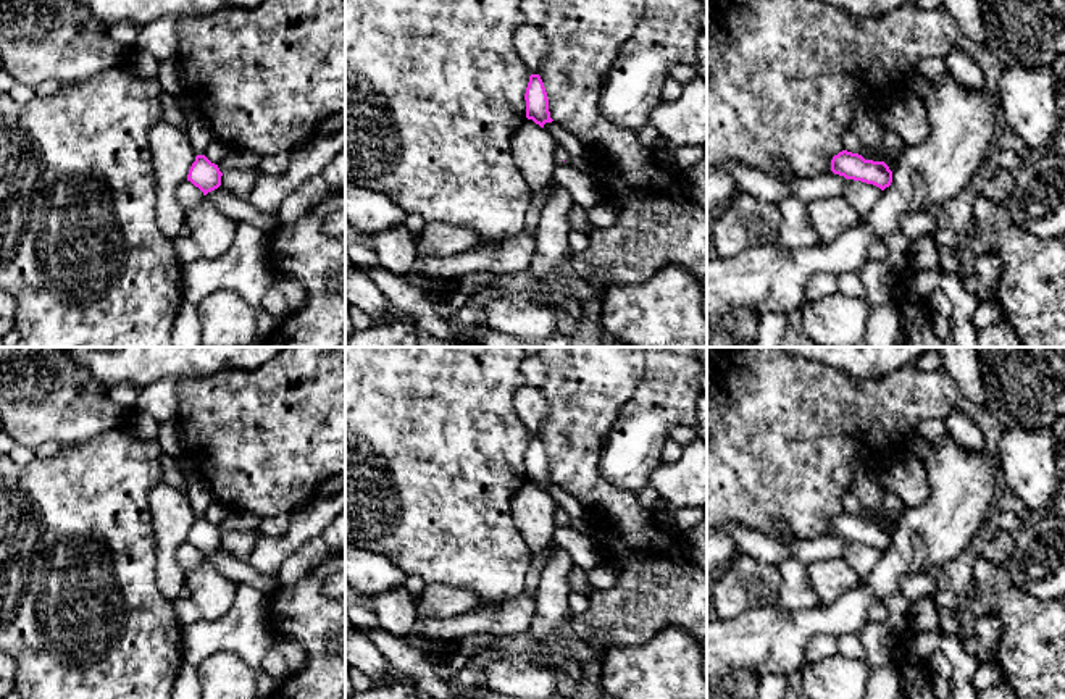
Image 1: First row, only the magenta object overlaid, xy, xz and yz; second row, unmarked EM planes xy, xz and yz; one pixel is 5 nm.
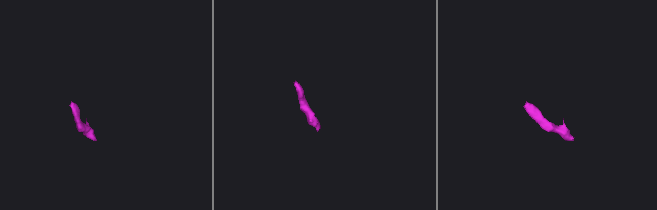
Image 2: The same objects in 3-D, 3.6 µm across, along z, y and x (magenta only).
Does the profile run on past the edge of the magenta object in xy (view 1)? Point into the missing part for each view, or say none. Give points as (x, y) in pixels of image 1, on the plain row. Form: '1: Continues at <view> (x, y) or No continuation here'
1: Continues at xy (199, 496)

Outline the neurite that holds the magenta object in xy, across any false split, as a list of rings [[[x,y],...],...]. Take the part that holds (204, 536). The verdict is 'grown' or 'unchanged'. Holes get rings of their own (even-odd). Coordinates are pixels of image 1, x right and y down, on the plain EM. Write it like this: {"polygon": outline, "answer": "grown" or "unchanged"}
{"polygon": [[[197,473],[186,475],[186,496],[190,507],[195,512],[195,523],[192,525],[187,542],[198,549],[203,557],[221,547],[221,538],[218,526],[211,525],[203,515],[210,504],[215,500],[208,486],[200,479]]], "answer": "grown"}

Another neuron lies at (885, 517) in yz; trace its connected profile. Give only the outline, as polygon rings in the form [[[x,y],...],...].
[[[865,509],[860,517],[865,521],[873,521],[873,523],[884,523],[889,531],[894,534],[894,529],[897,528],[899,521],[894,520],[894,517],[884,509],[879,512],[873,512],[870,509]]]

